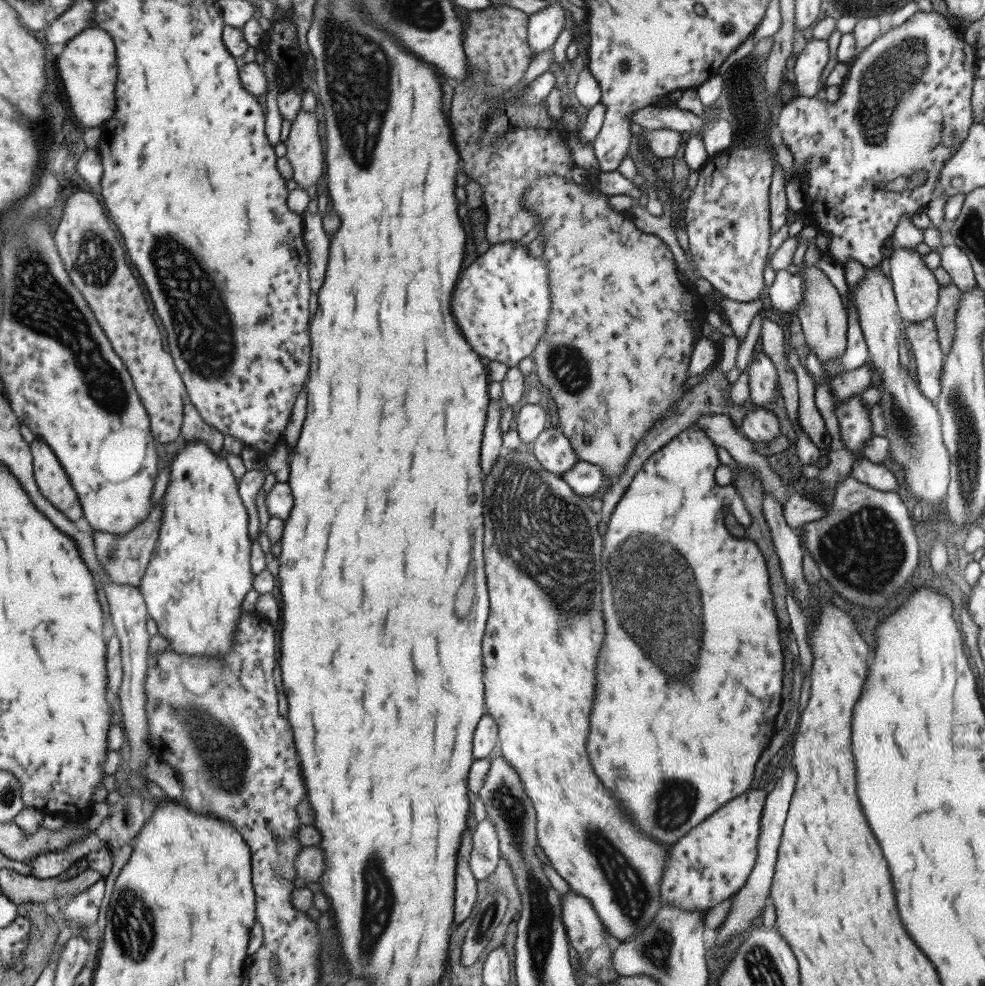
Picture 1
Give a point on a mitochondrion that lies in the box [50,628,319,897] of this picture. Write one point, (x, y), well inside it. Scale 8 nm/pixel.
(221, 749)

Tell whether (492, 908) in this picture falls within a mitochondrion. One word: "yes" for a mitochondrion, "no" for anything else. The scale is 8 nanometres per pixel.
yes

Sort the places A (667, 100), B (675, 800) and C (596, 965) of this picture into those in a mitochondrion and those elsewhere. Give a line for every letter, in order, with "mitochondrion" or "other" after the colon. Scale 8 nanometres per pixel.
A: other
B: mitochondrion
C: other

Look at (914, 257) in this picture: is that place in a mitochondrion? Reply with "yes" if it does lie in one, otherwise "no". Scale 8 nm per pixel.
no

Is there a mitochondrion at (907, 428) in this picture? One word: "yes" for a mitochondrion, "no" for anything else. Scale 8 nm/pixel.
yes

